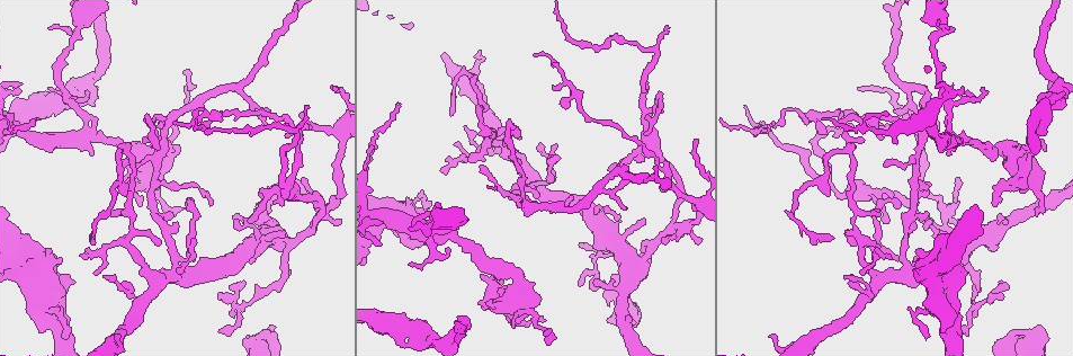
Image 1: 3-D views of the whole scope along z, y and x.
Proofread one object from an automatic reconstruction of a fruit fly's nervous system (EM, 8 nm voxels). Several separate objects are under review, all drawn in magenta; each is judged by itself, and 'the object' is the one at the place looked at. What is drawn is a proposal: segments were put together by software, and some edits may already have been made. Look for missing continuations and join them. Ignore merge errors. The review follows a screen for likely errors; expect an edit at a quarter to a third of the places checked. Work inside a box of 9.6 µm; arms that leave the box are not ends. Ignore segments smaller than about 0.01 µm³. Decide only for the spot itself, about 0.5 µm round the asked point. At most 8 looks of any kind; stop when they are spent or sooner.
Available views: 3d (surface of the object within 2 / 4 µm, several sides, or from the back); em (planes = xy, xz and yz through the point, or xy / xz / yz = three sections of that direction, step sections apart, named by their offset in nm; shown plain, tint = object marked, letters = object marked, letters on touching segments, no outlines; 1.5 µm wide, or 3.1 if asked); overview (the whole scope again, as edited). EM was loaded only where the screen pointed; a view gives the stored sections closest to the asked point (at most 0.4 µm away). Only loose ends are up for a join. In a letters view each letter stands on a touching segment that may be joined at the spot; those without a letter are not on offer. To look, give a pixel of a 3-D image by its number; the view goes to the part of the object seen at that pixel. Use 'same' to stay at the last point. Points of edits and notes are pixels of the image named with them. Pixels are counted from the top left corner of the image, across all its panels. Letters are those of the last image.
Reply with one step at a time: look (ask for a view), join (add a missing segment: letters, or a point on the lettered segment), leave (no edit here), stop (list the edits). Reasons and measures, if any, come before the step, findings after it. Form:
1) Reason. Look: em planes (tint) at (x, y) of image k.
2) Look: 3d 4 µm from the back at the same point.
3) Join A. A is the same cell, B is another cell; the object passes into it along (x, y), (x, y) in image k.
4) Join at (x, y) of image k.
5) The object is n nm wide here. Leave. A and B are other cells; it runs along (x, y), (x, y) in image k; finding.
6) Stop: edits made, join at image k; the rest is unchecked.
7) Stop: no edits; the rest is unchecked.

Thin end. Look: 3d 4 µm at (747, 106) of image 1.

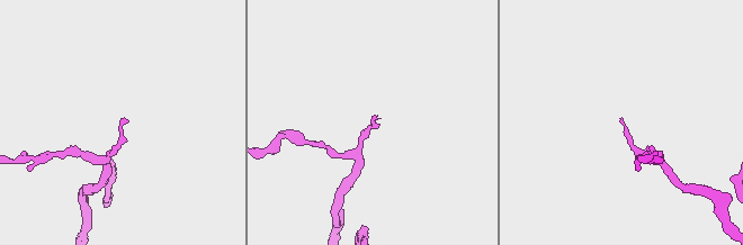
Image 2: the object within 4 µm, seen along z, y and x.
Look: em xy step 4 (tint) at (621, 119) of image 2.

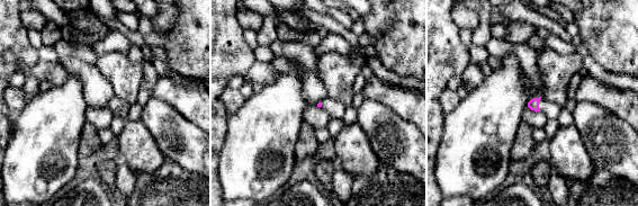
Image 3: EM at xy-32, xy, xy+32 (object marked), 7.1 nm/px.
Look: em planes (letters) at the same point.

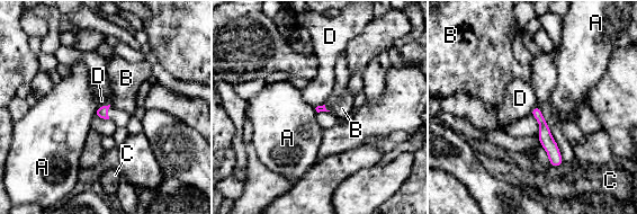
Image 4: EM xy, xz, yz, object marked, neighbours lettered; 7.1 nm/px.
Leave. A, B, C and D are other cells; a border runs along (109, 104), (102, 105), (98, 109) in image 4; none of them fits.

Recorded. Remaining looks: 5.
An open end. Look: 3d 2 µm at (179, 273) of image 1.

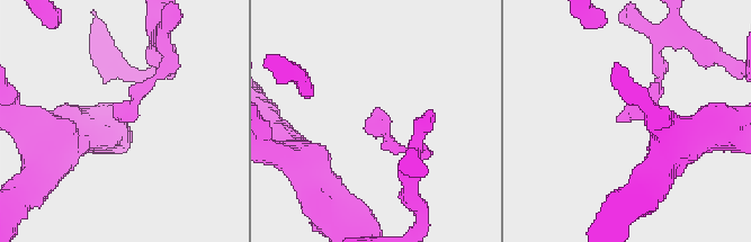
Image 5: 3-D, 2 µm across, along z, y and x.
Look: em planes (letters) at (124, 116) of image 5.

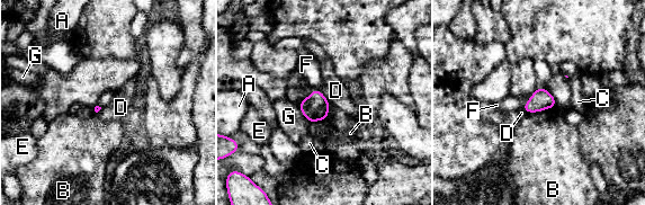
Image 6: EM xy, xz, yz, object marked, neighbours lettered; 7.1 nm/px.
Leave. A, B, C, D, E, F and G are other cells; a border runs along (555, 106), (526, 114) in image 6; none of them fits.

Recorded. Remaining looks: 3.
Free end. Look: 3d 2 µm at (644, 217) of image 1.

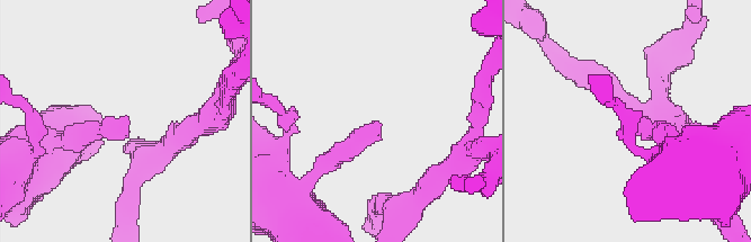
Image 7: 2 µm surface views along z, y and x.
Look: em xz step 4 (letters) at (127, 116) of image 7.

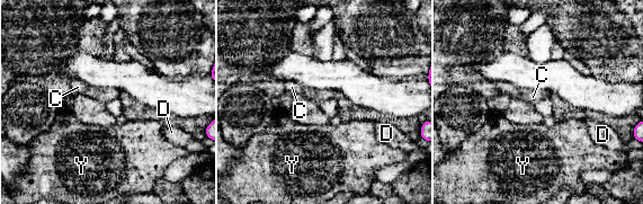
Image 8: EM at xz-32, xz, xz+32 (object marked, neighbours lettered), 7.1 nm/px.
Cut it another way. Look: em planes (letters) at the same point.

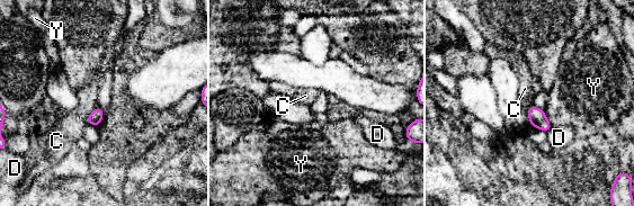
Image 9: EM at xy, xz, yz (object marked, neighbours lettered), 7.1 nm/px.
Leave. C, D and Y are other cells; none of them fits.

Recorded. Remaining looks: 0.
Stop: no edits; the rest is unchecked.

